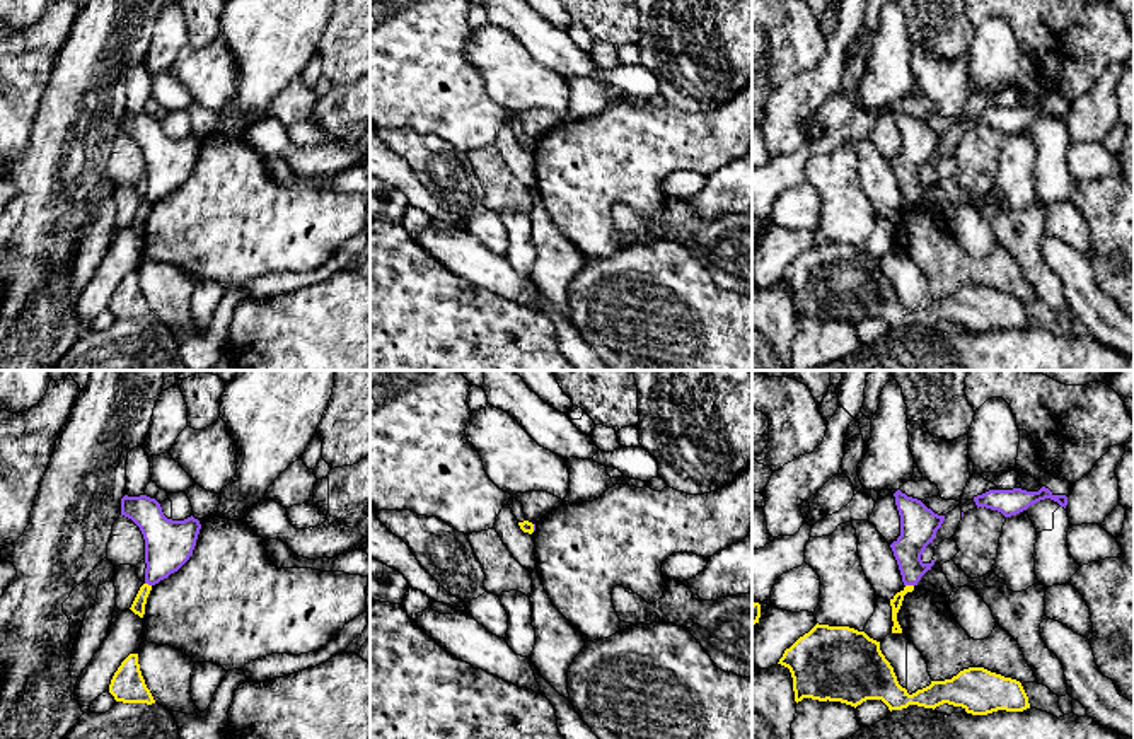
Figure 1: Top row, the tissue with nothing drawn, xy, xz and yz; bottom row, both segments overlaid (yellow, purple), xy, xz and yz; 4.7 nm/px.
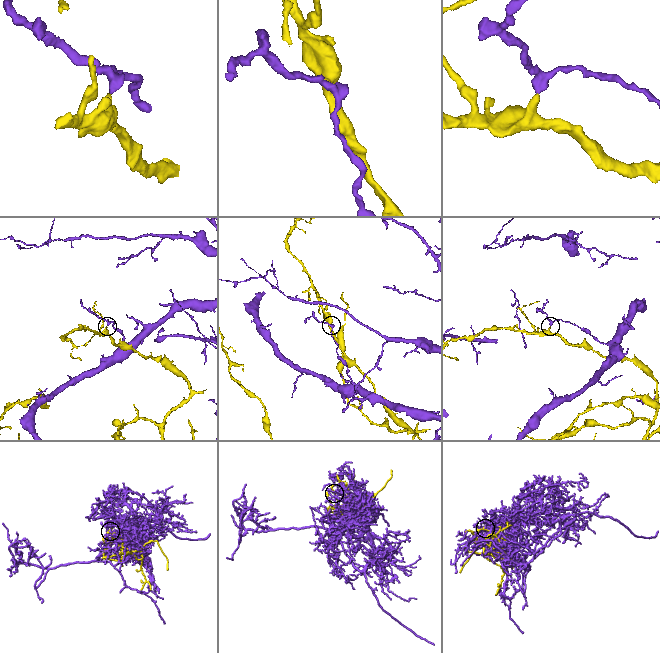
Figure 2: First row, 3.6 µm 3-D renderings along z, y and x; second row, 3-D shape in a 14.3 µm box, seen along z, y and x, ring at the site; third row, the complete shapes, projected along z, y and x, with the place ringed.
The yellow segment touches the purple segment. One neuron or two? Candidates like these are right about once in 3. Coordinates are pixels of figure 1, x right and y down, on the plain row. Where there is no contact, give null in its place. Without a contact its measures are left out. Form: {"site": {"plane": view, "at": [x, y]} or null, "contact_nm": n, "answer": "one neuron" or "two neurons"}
{"site": {"plane": "yz", "at": [909, 203]}, "contact_nm": 40, "answer": "two neurons"}

